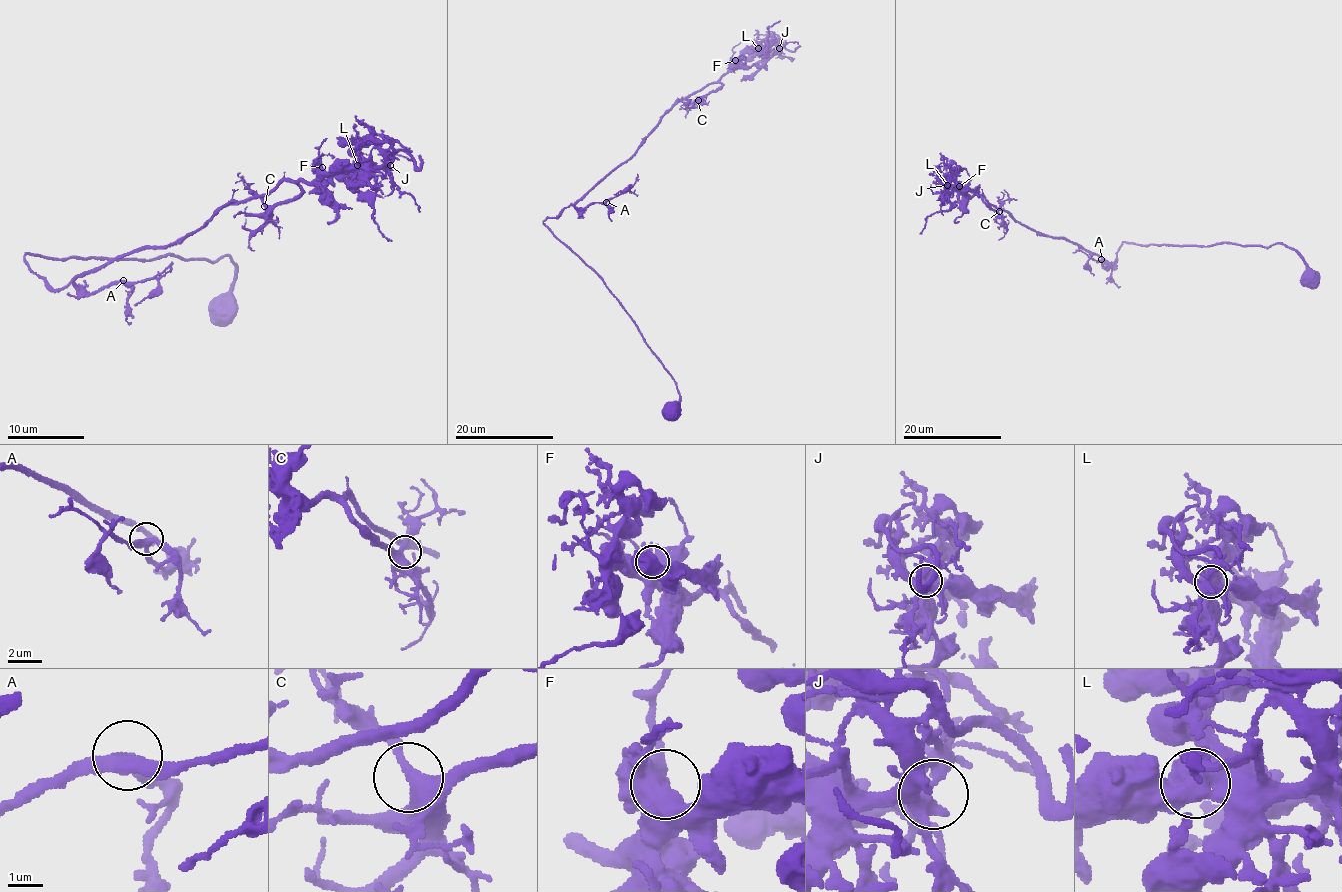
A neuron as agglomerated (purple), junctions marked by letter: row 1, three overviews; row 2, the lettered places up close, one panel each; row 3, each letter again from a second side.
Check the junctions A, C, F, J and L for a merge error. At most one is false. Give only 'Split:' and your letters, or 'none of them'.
Split: none of them

